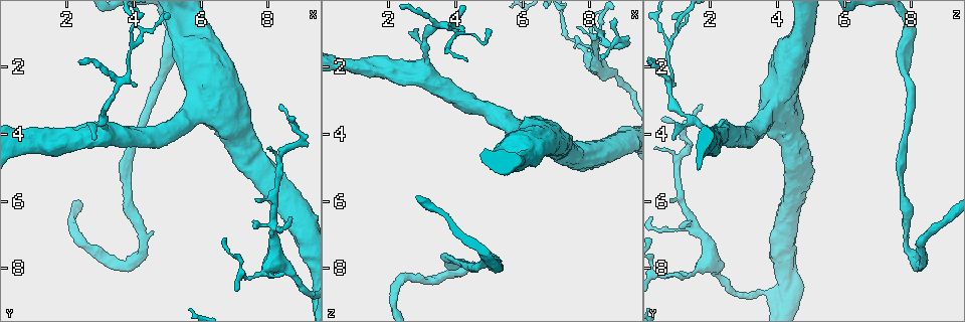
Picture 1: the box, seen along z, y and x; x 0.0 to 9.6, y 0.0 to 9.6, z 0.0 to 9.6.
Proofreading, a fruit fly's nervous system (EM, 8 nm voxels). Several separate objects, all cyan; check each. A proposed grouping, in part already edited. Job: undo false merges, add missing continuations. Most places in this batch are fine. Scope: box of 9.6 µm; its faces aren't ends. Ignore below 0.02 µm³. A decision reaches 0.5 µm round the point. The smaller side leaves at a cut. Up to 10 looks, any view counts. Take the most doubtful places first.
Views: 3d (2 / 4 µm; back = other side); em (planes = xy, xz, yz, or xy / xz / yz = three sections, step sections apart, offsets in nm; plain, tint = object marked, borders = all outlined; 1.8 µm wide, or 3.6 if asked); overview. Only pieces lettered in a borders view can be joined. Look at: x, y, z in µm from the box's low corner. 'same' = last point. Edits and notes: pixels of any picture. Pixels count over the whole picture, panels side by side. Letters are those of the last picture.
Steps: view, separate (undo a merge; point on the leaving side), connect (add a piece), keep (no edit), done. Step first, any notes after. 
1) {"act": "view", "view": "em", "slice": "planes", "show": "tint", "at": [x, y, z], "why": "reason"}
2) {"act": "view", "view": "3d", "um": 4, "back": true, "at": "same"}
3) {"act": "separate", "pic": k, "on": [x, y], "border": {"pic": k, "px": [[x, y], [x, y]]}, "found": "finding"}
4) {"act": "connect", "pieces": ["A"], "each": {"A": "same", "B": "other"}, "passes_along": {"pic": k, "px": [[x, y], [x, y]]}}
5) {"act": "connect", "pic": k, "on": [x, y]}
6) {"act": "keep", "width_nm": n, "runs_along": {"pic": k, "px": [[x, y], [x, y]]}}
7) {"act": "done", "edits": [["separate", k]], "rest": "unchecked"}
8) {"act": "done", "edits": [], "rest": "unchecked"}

{"act": "view", "view": "em", "um": 3.6, "slice": "planes", "show": "borders", "at": [5.90, 3.30, 3.90], "why": "calibre changes"}

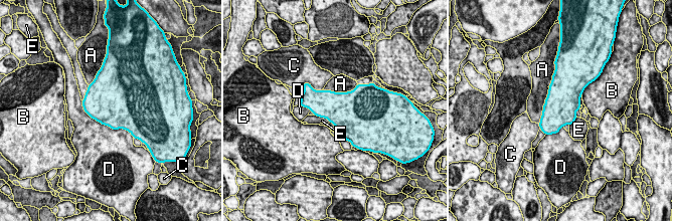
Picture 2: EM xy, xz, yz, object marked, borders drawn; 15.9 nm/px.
{"act": "keep", "each": {"A": "other", "B": "other", "C": "other", "D": "other", "E": "other"}, "border": {"pic": 2, "px": [[315, 115], [326, 118], [330, 122]]}, "found": "one neuron here"}

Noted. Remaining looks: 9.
{"act": "view", "view": "3d", "um": 4, "at": [8.10, 6.90, 1.65], "why": "thick turns thin"}

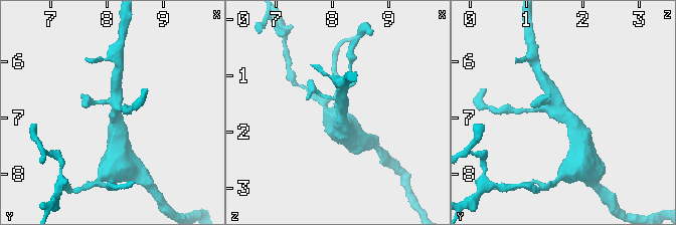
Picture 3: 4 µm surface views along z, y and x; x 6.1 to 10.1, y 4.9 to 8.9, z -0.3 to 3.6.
{"act": "view", "view": "em", "slice": "planes", "show": "borders", "at": [8.10, 6.95, 1.65], "why": "now the EM"}

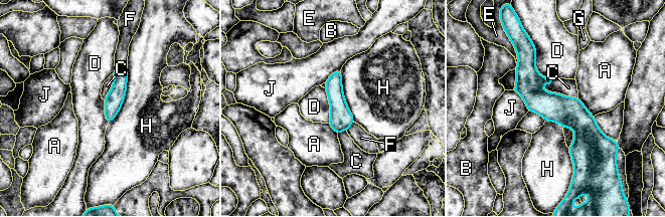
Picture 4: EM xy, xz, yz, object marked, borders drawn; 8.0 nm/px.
{"act": "keep", "each": {"A": "other", "B": "other", "C": "other", "D": "other", "E": "other", "F": "other", "G": "other", "H": "other", "J": "other"}, "found": "continuous, no second neuron"}

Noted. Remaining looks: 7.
{"act": "view", "view": "em", "slice": "planes", "show": "borders", "at": [4.35, 7.10, 7.80], "why": "a narrow waist"}

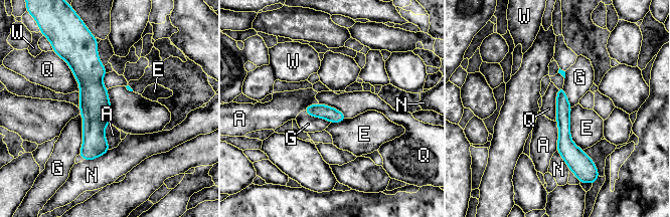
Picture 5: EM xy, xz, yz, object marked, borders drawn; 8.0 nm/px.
{"act": "keep", "longest_contact_nm": ["E", 360], "each": {"A": "other", "E": "other", "G": "other", "N": "other", "Q": "other", "W": "other"}, "runs_along": {"pic": 5, "px": [[92, 50], [93, 147], [88, 158]]}, "found": "continuous, no second neuron"}

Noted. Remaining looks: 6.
{"act": "view", "view": "3d", "um": 4, "at": [3.80, 5.35, 7.70], "why": "narrows sharply"}

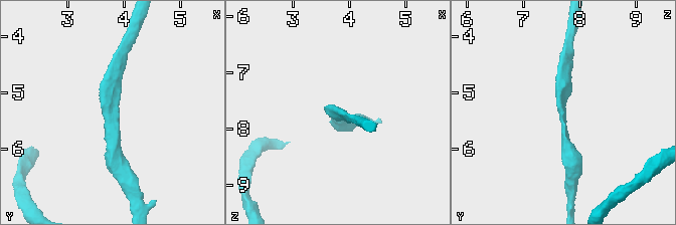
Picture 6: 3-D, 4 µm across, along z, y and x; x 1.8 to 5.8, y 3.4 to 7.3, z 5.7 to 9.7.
{"act": "view", "view": "em", "slice": "xy", "step": 4, "show": "borders", "at": [3.80, 5.40, 7.70], "arm_widths_nm": [220, 260], "why": "shape alone is not enough"}

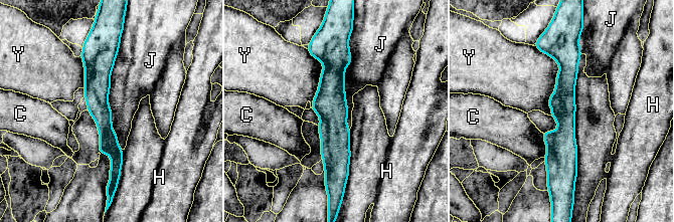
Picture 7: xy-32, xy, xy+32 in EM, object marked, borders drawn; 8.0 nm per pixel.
{"act": "keep", "width_nm": 180, "each": {"C": "other", "H": "other", "J": "other", "Y": "other"}, "runs_along": {"pic": 7, "px": [[331, 51], [333, 131], [341, 172]]}, "found": "continuous, no second neuron"}

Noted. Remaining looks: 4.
{"act": "done", "edits": [], "rest": "unchecked"}

